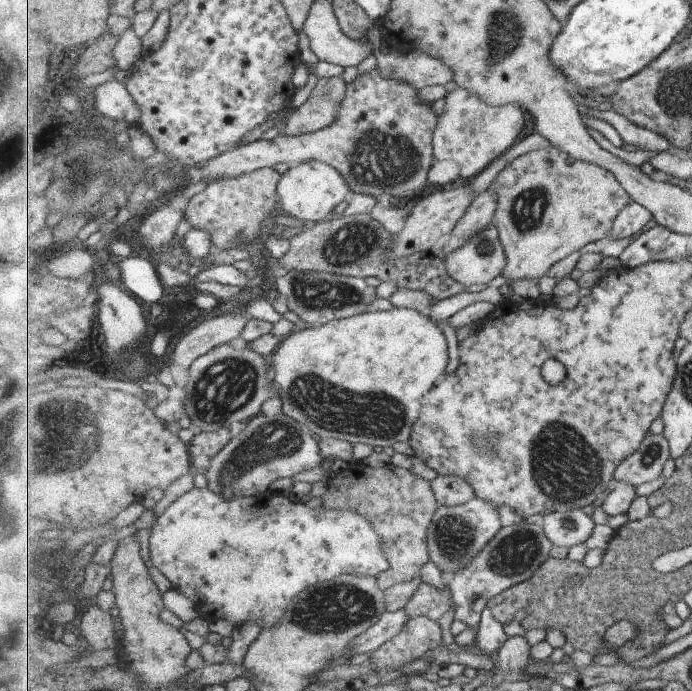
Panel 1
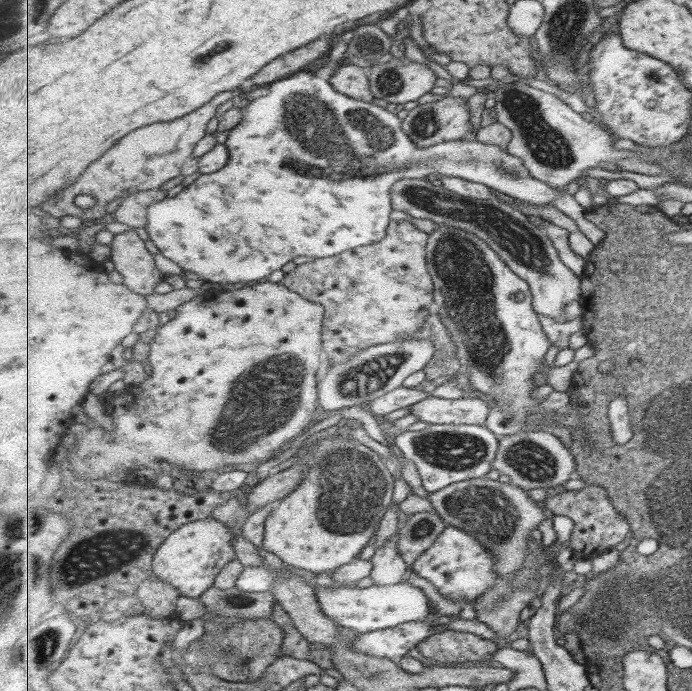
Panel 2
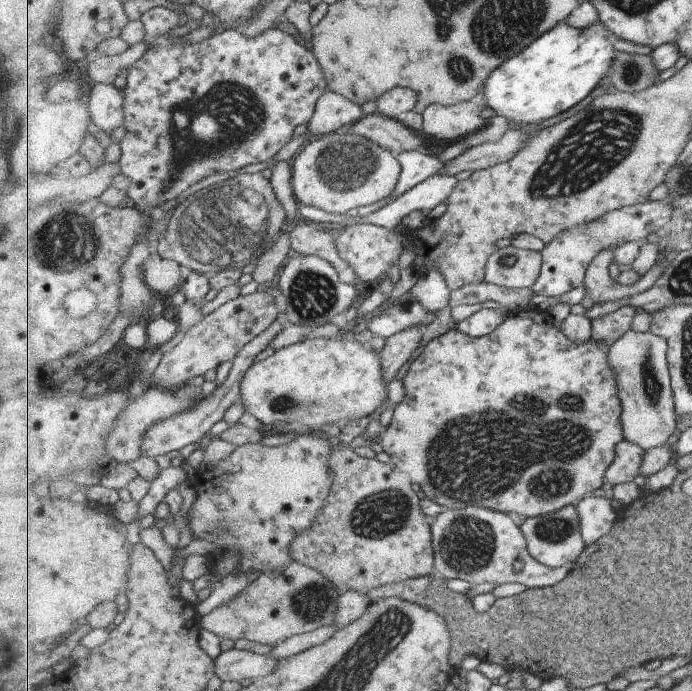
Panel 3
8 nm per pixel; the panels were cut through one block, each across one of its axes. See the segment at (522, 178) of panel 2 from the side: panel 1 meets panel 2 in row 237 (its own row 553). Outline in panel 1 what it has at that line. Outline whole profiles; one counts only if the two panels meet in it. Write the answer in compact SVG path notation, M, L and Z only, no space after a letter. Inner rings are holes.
M205 487L204 489L194 488L181 496L177 502L171 503L165 510L156 518L155 523L148 531L149 536L149 552L152 564L172 583L173 588L185 594L197 606L201 616L208 618L211 621L216 621L219 618L229 620L234 625L238 626L245 624L245 622L261 622L265 628L279 628L287 606L305 590L311 588L315 584L333 580L337 576L343 574L351 574L353 576L371 576L377 577L381 572L387 571L389 562L385 558L383 548L381 548L381 539L373 522L366 517L366 515L358 512L351 512L345 509L330 509L327 508L311 508L307 504L294 498L293 496L281 496L281 494L266 493L259 499L252 497L242 497L237 500L227 500L225 496L211 492L211 489Z

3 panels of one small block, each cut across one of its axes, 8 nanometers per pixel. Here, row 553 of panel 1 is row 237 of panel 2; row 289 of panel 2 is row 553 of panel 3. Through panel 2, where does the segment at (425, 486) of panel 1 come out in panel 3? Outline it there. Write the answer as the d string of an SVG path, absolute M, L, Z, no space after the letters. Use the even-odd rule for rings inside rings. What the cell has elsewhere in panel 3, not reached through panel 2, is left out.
M337 448L331 451L329 456L329 472L332 475L331 490L329 496L327 496L327 502L323 508L317 513L317 516L313 518L311 526L307 532L301 532L301 534L296 535L291 541L289 546L289 556L293 561L305 564L313 570L318 570L327 576L333 586L339 590L339 592L345 593L349 591L359 592L359 594L370 593L369 590L381 587L384 591L386 585L395 582L405 582L405 580L417 578L419 576L427 576L433 572L433 567L436 564L436 556L434 555L433 537L432 537L432 523L431 519L421 510L421 500L413 488L413 480L406 471L398 469L391 462L379 462L379 460L364 458L359 456L357 452L349 450L349 448Z

